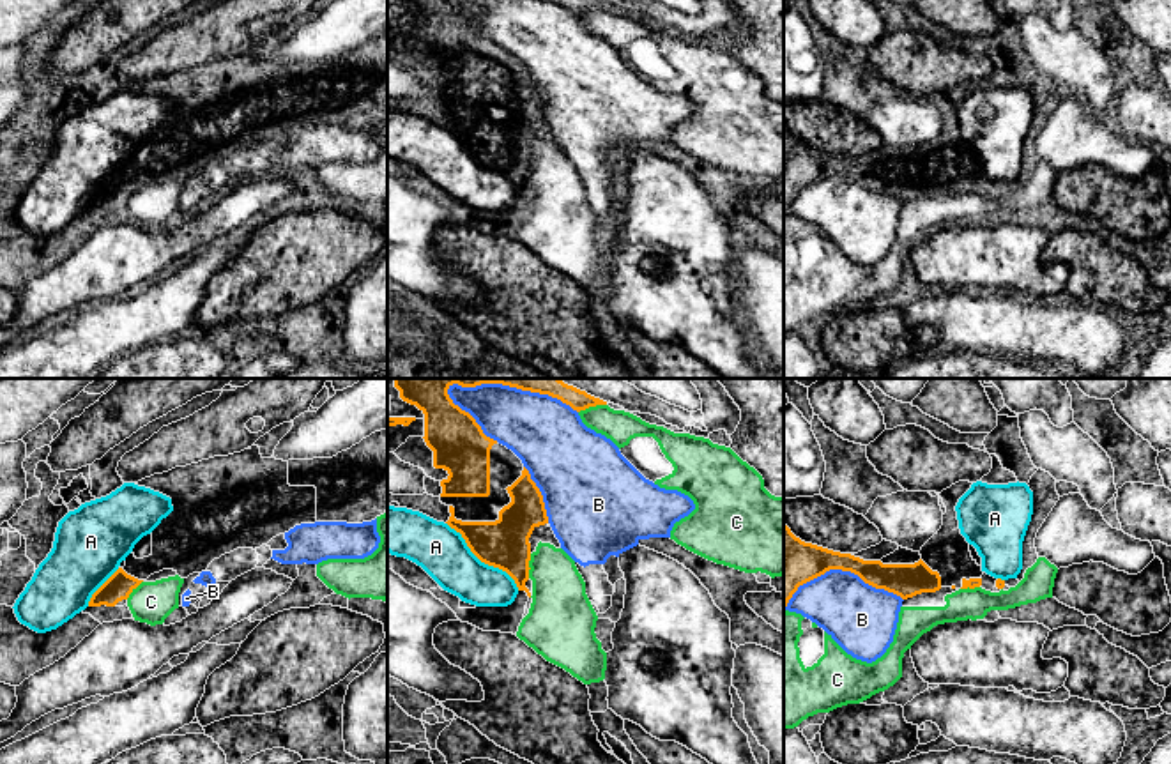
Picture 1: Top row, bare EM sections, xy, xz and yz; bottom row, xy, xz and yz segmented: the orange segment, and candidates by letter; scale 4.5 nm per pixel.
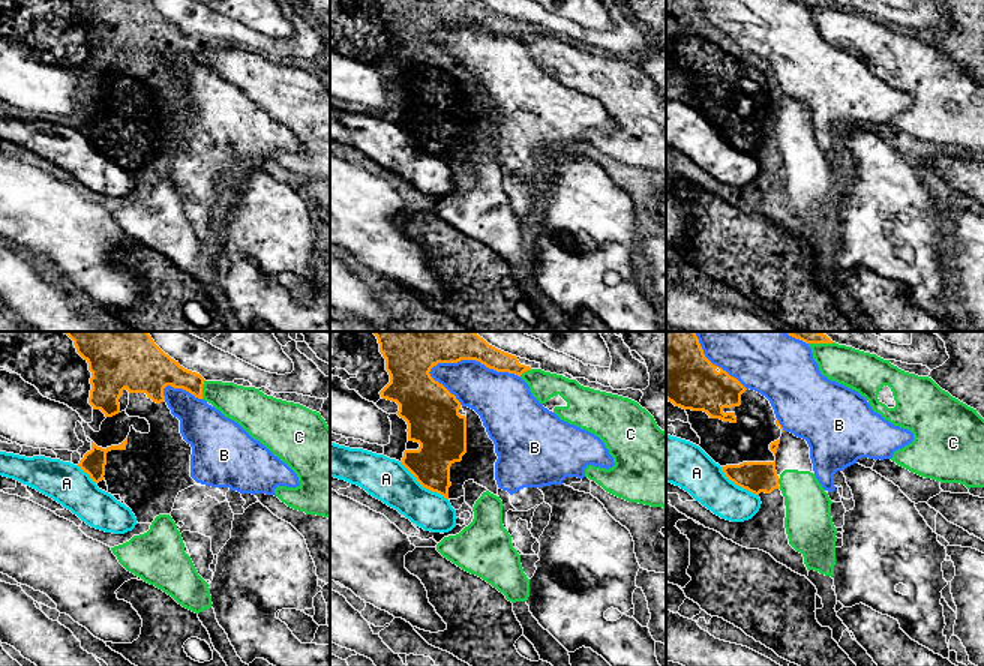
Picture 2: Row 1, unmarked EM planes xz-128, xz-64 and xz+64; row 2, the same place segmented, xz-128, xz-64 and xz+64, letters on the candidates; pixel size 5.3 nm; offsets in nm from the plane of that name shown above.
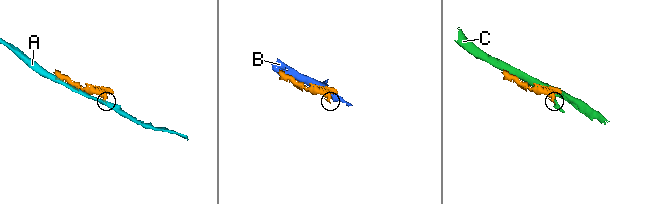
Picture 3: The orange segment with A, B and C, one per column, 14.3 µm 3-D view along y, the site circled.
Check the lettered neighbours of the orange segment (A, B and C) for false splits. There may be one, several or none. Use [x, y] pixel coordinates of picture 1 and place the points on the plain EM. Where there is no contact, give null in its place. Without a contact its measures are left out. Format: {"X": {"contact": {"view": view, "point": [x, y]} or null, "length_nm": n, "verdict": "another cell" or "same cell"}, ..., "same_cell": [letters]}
{"A": {"contact": {"view": "xz", "point": [482, 165]}, "length_nm": 460, "verdict": "another cell"}, "B": {"contact": {"view": "yz", "point": [839, 172]}, "length_nm": 550, "verdict": "another cell"}, "C": {"contact": {"view": "xz", "point": [528, 170]}, "length_nm": 110, "verdict": "another cell"}, "same_cell": []}

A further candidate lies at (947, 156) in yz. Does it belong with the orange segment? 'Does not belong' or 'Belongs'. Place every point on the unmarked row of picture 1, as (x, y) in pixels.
Belongs

